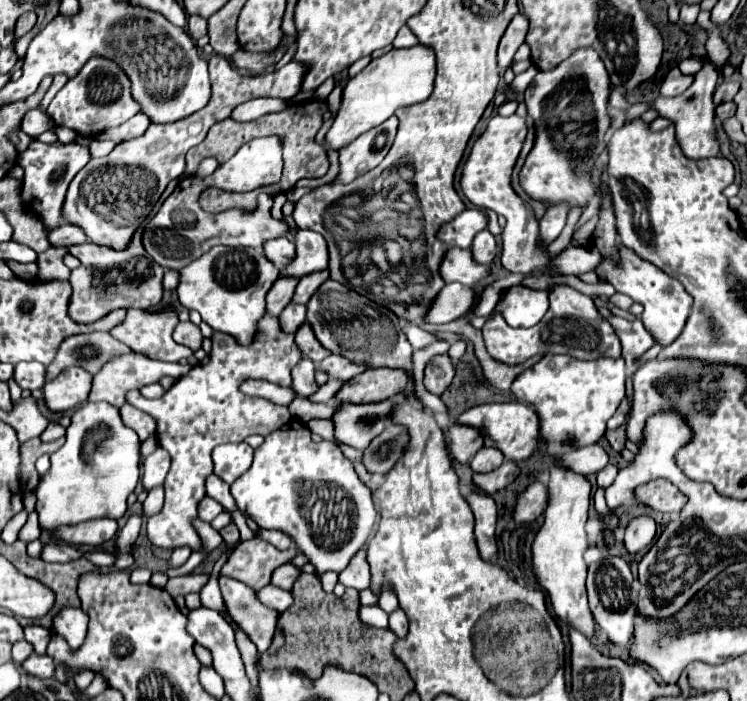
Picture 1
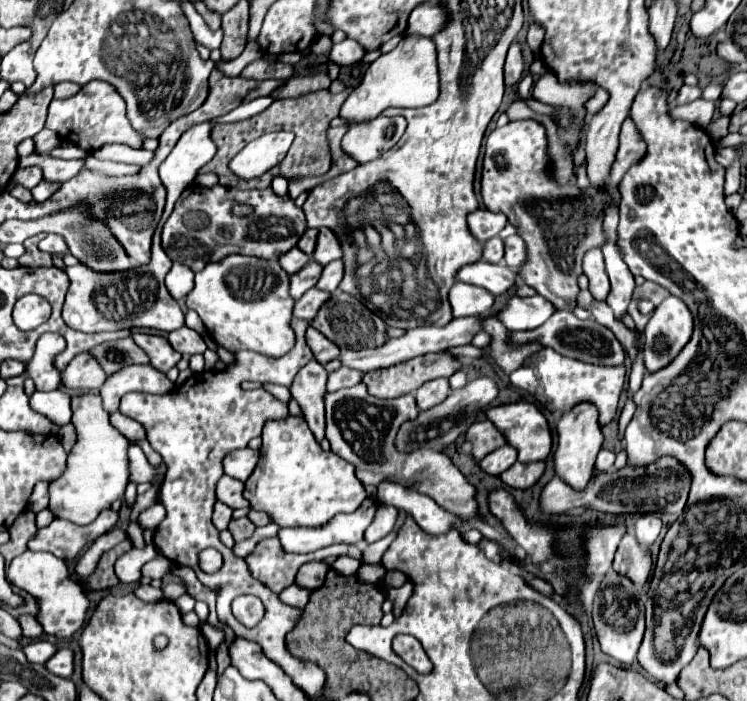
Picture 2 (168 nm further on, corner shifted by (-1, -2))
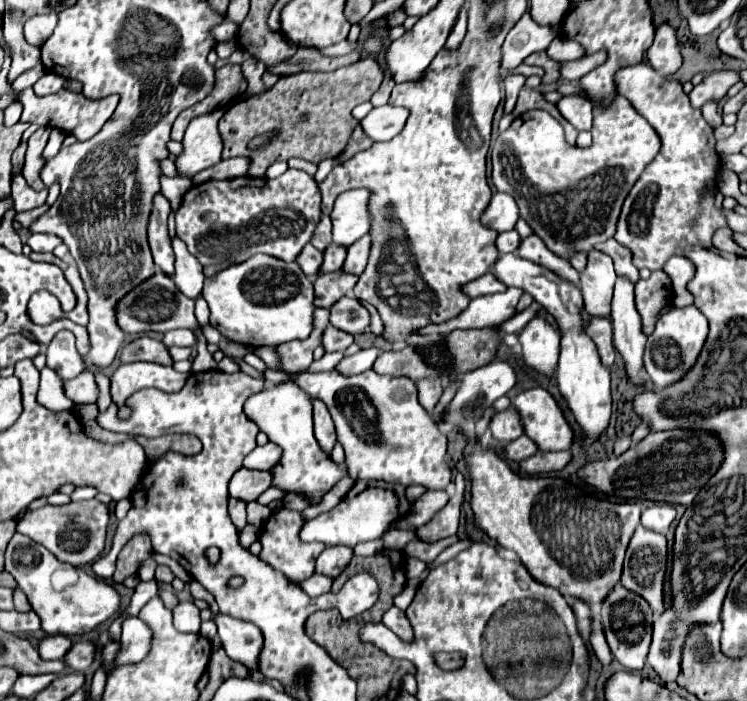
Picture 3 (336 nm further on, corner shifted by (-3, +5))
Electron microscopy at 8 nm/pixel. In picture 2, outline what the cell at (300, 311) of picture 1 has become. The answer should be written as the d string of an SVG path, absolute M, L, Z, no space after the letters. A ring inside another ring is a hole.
M317 287L309 289L301 299L297 299L297 303L295 303L295 317L313 321L317 311L321 309L321 305L325 301L329 301L329 297L331 297L331 293L327 293L327 291L321 291Z

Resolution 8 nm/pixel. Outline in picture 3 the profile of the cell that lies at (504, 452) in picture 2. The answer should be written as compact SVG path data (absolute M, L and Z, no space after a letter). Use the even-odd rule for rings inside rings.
M519 436L517 440L513 440L513 442L509 442L509 444L505 446L505 458L507 458L509 462L521 462L521 460L533 456L535 452L537 452L535 442L529 440L527 436Z

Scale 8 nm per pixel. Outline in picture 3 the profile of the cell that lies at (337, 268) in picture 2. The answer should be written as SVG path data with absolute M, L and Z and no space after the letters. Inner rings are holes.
M365 234L363 238L359 238L355 244L351 244L347 248L347 258L343 262L343 272L345 274L361 274L365 264L367 264L367 256L369 256L369 234Z

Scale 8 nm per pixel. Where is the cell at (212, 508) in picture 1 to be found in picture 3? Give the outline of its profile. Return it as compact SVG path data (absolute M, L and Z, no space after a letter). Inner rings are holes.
M229 498L229 516L231 516L231 522L237 526L237 530L243 530L247 526L247 522L245 522L245 502Z

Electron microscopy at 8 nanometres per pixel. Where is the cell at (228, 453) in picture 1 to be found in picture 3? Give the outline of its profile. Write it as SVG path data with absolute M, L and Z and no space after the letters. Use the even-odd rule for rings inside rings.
M267 442L265 446L257 446L255 450L251 450L245 456L243 466L249 470L271 470L271 464L275 464L275 460L279 460L279 448Z

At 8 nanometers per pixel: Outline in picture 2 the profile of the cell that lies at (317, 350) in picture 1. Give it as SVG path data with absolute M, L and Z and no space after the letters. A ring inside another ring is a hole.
M313 327L307 329L307 345L311 347L315 359L317 359L321 365L325 365L325 363L329 363L331 359L337 359L337 357L341 355L339 347L337 347L335 343L331 343L329 339L325 339L325 335L321 335L321 333L319 333L317 329L313 329Z

